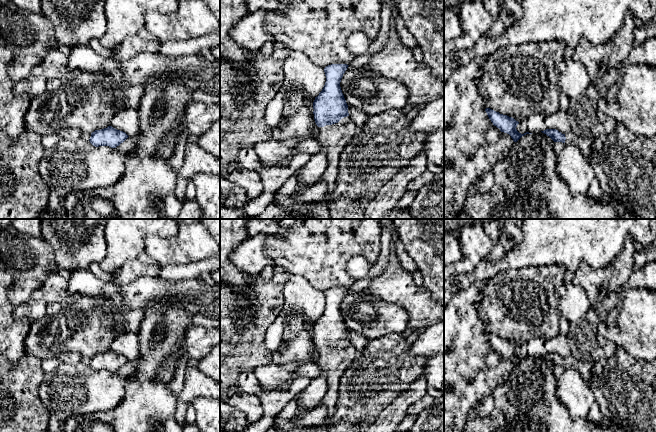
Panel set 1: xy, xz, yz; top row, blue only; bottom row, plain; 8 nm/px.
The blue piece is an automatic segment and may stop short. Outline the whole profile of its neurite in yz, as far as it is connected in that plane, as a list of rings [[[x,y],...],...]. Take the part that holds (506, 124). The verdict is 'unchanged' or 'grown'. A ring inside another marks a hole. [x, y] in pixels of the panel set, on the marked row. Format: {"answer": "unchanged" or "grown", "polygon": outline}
{"answer": "unchanged", "polygon": [[[486,108],[485,111],[486,111],[489,119],[493,123],[493,125],[496,126],[497,128],[499,128],[501,132],[504,132],[504,133],[509,134],[511,136],[511,138],[513,139],[514,142],[517,142],[522,136],[524,136],[526,134],[532,134],[532,133],[529,133],[529,132],[526,132],[524,134],[519,133],[517,131],[517,129],[516,129],[516,127],[519,124],[519,122],[516,121],[512,117],[509,117],[509,116],[503,115],[503,114],[500,114],[499,112],[496,112],[496,111],[494,111],[494,110],[490,109],[490,108]]]}

